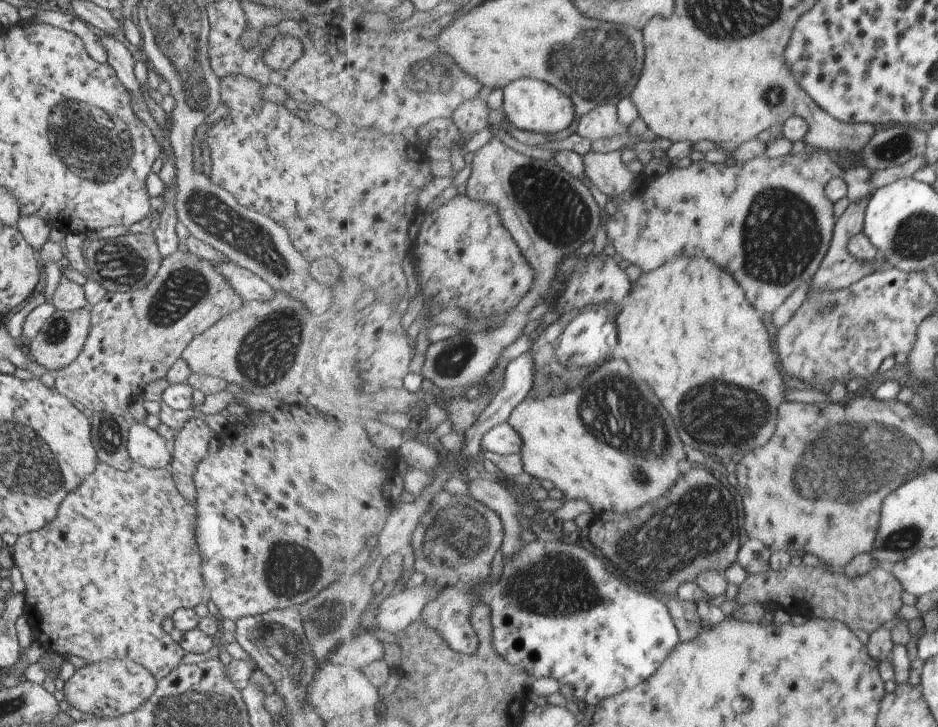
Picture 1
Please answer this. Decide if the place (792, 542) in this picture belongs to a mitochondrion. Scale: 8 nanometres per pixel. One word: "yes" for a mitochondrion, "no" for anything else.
no

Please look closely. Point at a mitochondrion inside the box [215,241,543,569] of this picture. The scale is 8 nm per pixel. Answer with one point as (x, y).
(264, 355)

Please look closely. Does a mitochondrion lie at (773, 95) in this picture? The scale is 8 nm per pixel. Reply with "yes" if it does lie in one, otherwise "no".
yes

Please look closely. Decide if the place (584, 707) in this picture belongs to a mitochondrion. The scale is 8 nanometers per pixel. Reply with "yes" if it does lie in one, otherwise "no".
no

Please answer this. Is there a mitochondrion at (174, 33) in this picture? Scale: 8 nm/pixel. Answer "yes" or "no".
yes

